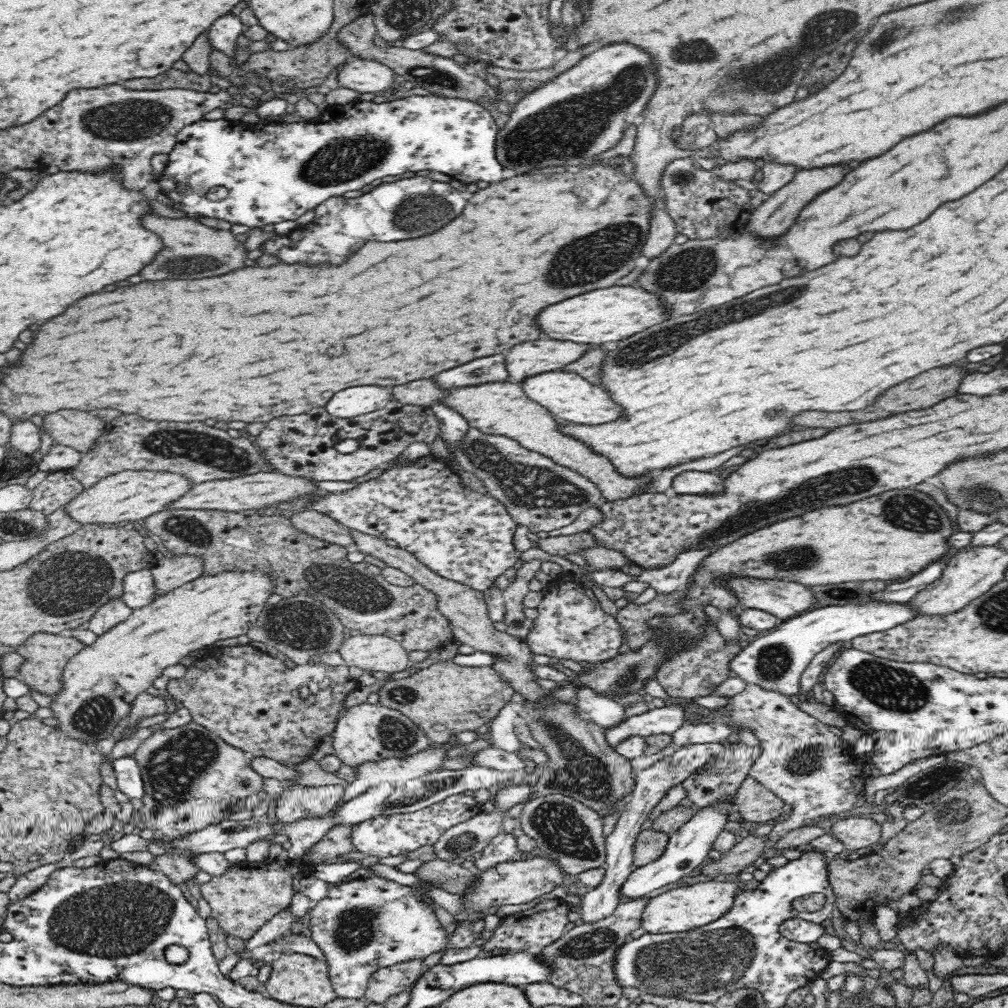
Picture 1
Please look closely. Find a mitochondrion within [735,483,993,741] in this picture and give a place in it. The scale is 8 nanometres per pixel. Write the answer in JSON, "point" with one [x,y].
{"point":[892,689]}

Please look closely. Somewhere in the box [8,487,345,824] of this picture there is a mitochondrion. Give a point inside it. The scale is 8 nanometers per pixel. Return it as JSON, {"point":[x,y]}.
{"point":[69,583]}

